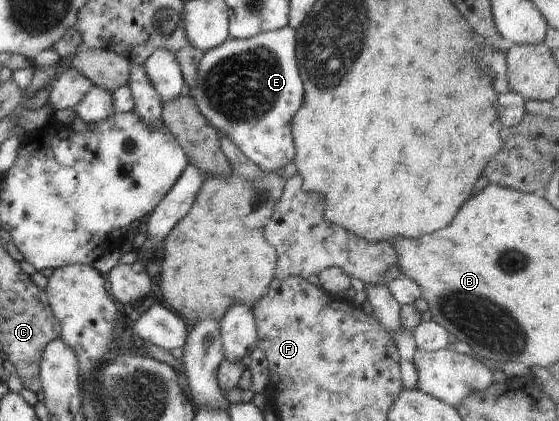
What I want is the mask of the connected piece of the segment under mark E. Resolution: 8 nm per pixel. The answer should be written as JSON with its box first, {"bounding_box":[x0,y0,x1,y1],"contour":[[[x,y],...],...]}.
{"bounding_box":[189,26,304,173],"contour":[[[289,26],[261,32],[247,39],[226,39],[221,45],[204,52],[197,68],[197,83],[190,86],[189,95],[196,101],[196,107],[204,115],[204,119],[221,136],[228,137],[264,173],[286,167],[293,163],[296,155],[291,126],[294,113],[304,101],[302,79],[296,67],[296,43],[295,30]]]}

